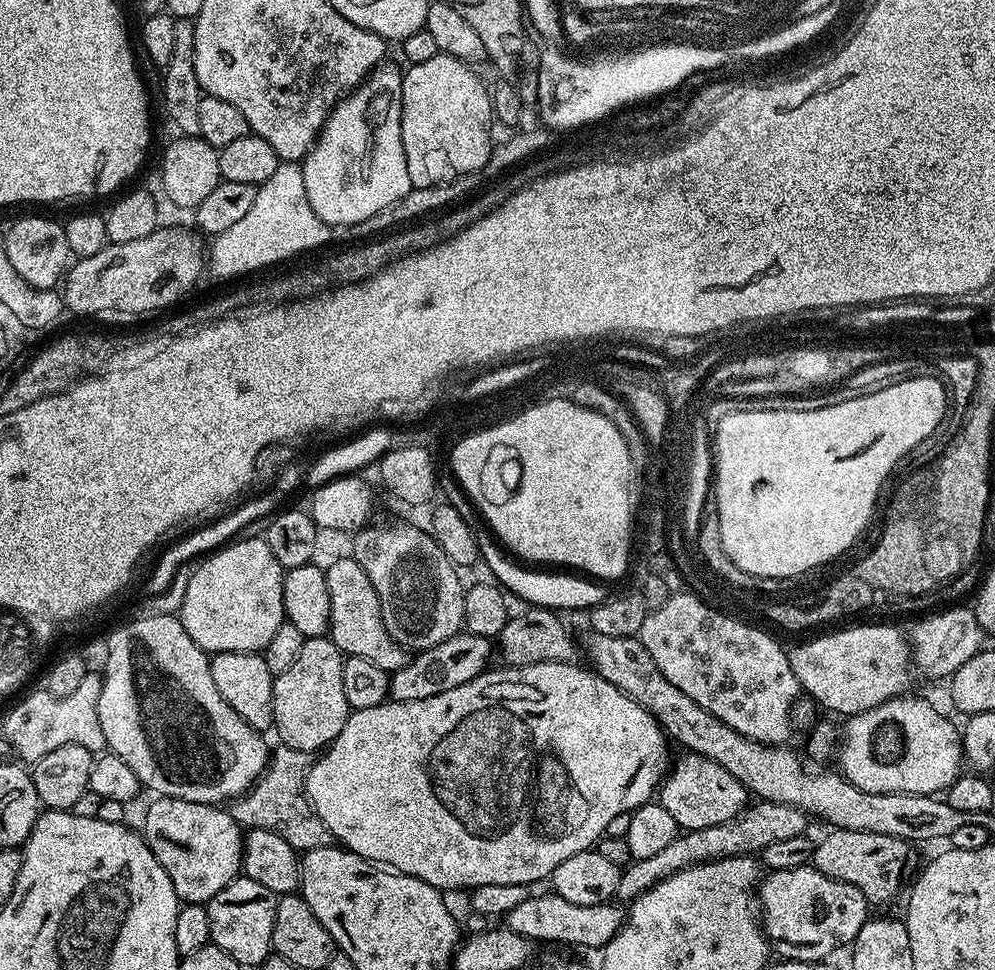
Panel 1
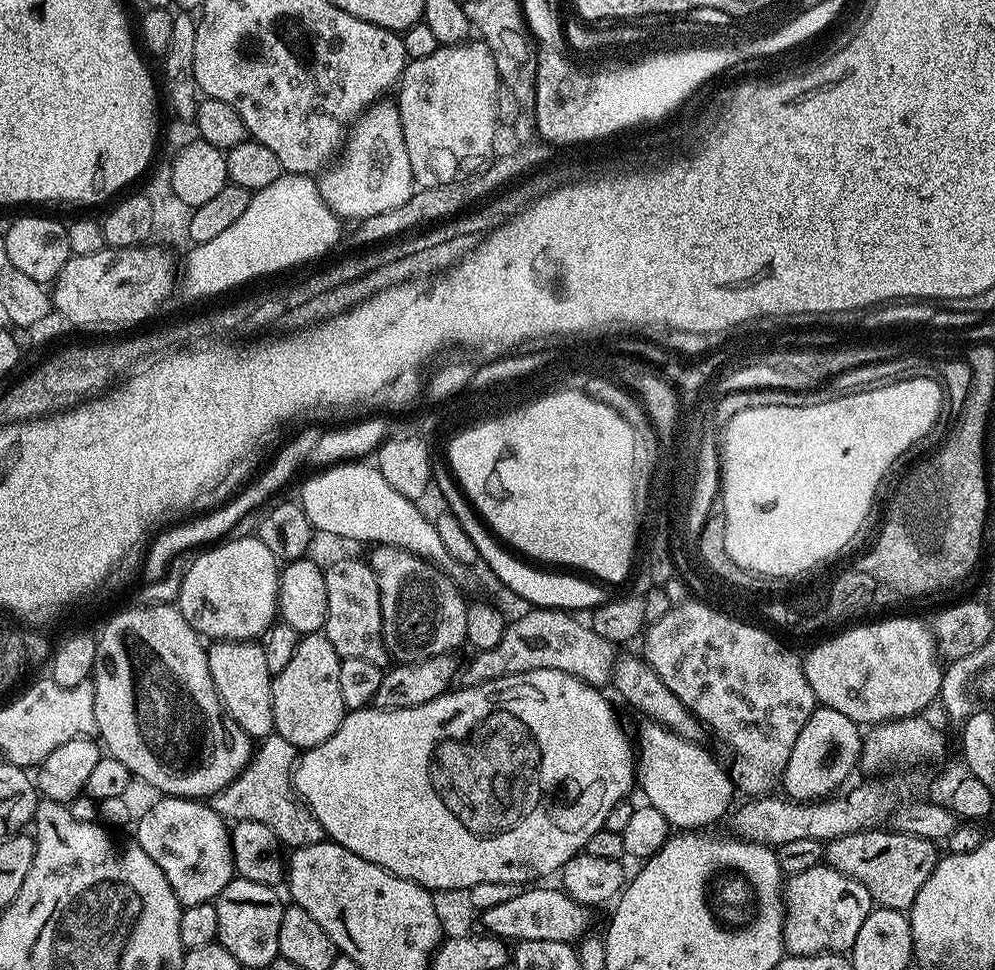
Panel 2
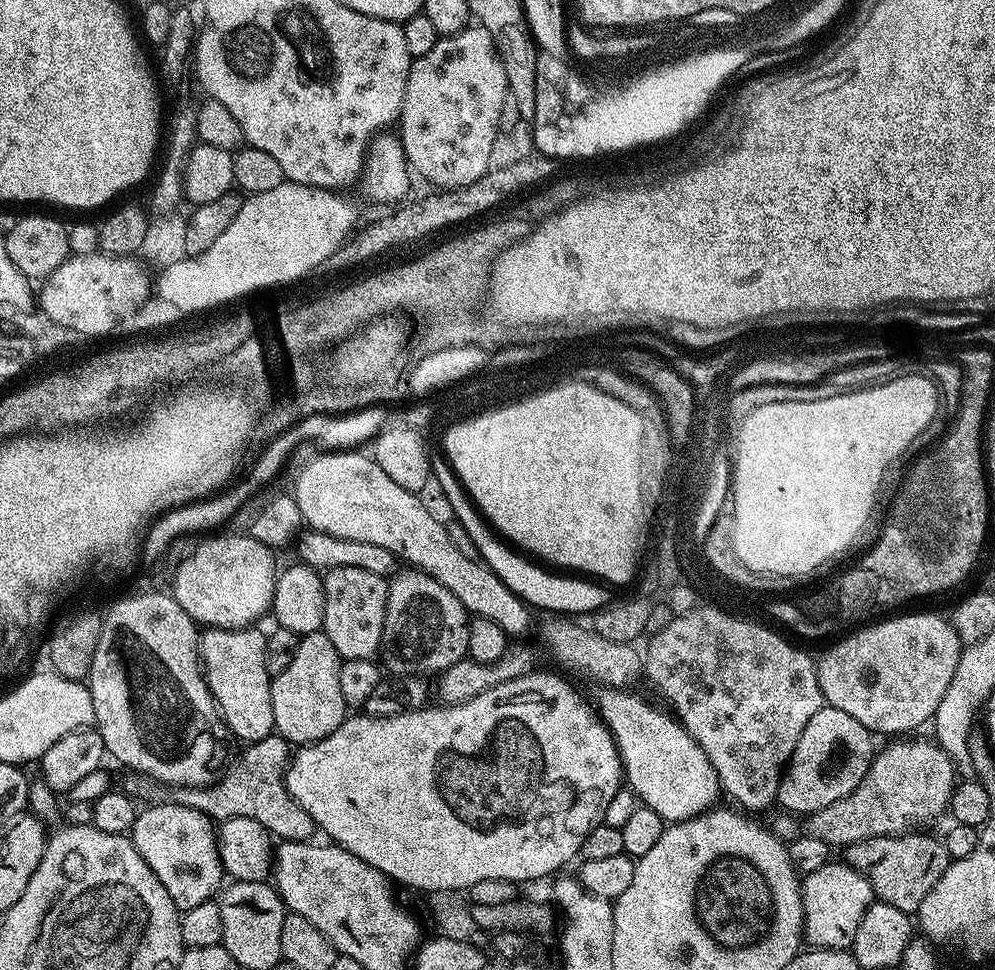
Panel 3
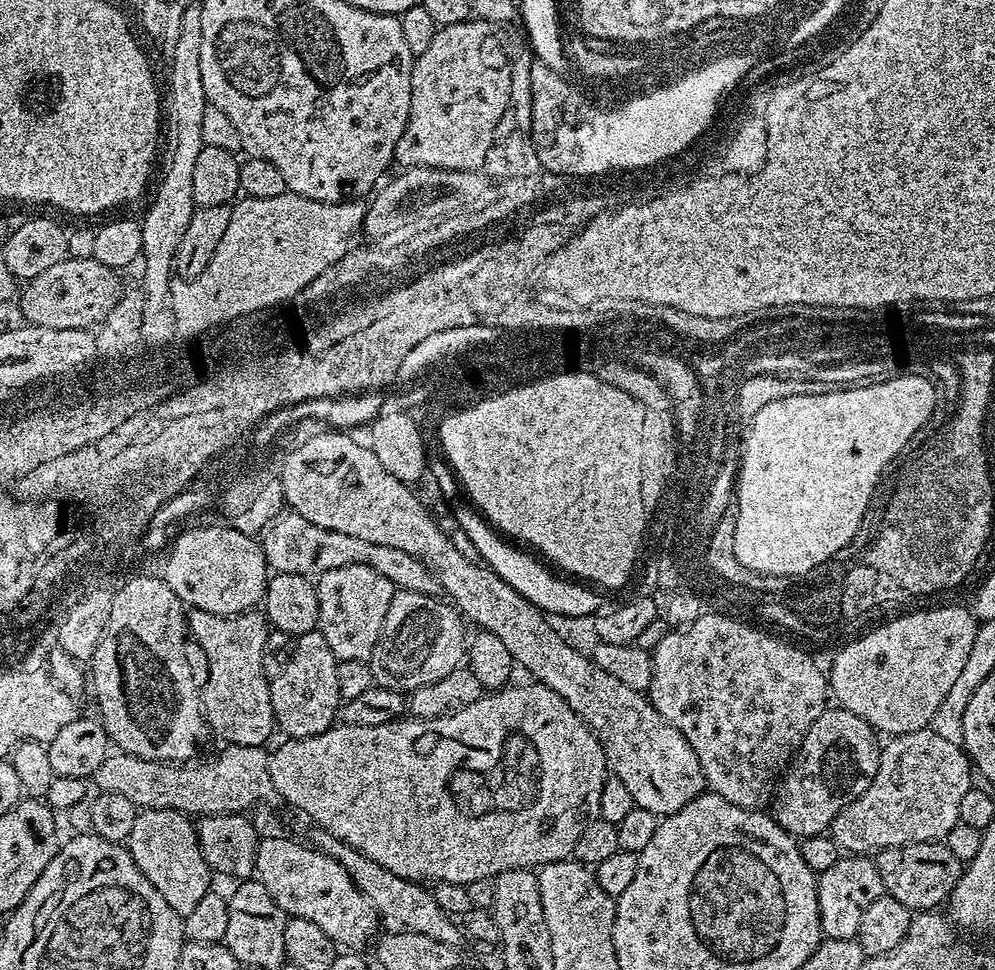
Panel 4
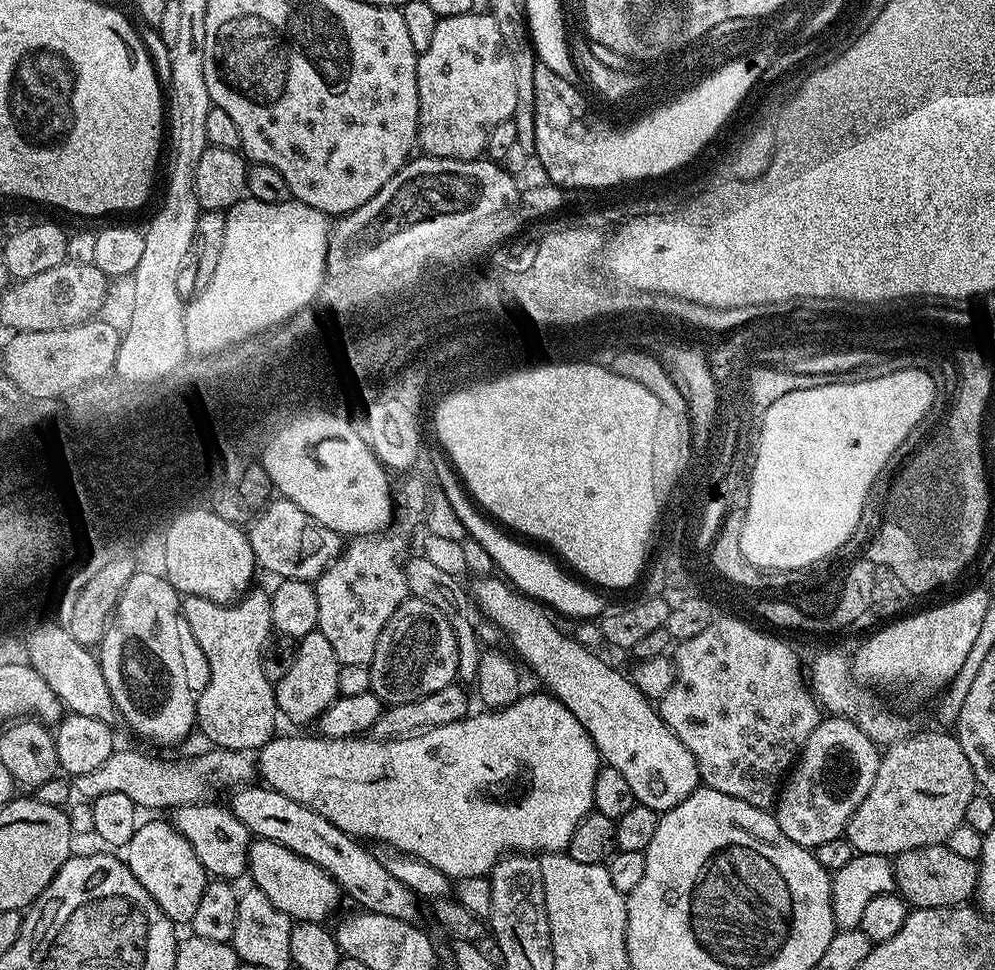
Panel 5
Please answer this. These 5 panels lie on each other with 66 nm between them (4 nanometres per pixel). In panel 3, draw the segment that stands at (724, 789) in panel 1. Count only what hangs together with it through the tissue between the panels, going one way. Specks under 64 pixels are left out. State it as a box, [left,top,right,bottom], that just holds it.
[594,686,722,822]

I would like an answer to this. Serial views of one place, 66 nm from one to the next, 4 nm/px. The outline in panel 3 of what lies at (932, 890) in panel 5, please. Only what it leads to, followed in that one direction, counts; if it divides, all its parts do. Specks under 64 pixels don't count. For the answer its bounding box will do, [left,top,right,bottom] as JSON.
[846,834,950,914]

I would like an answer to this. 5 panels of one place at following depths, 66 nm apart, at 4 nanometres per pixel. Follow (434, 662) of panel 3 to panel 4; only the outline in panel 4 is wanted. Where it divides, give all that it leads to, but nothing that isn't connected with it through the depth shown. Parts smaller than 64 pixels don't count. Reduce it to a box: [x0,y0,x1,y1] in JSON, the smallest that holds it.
[370,590,465,694]

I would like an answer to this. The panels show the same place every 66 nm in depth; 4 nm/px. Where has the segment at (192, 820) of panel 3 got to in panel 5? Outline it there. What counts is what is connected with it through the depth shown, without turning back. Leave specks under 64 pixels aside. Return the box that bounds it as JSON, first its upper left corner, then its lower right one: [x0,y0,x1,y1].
[122,819,210,926]

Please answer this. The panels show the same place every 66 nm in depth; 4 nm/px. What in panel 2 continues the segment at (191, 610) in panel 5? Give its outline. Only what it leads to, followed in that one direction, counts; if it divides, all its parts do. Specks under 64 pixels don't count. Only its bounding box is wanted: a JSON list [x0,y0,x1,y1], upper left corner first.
[207,640,274,738]

